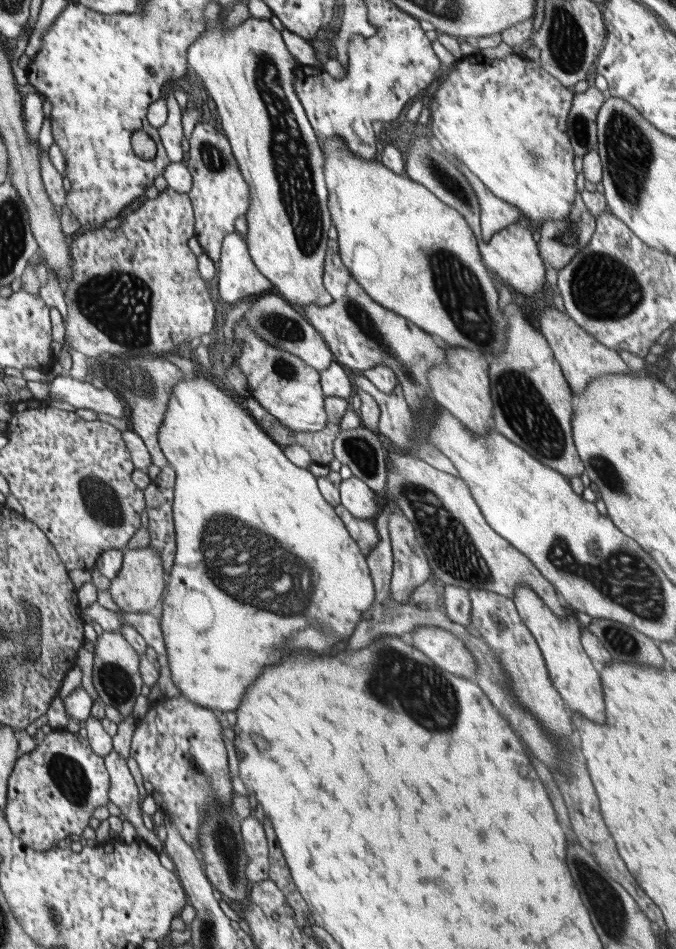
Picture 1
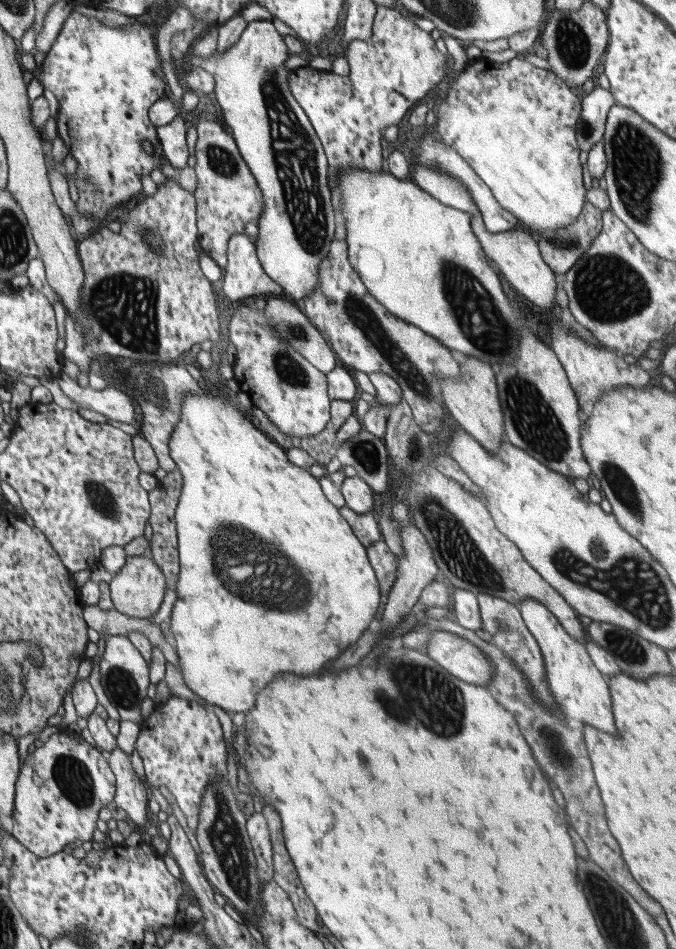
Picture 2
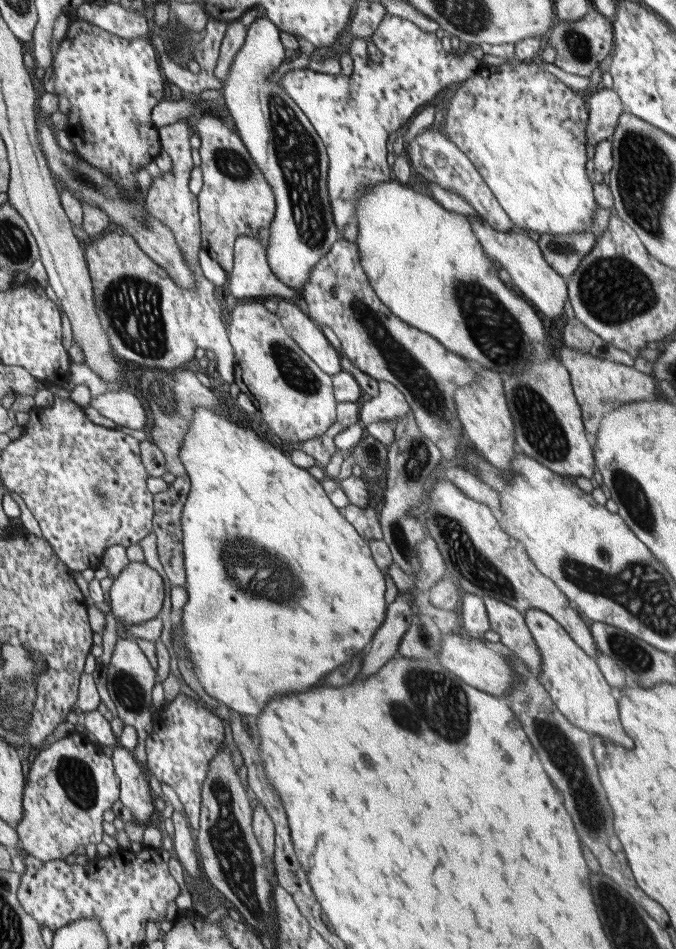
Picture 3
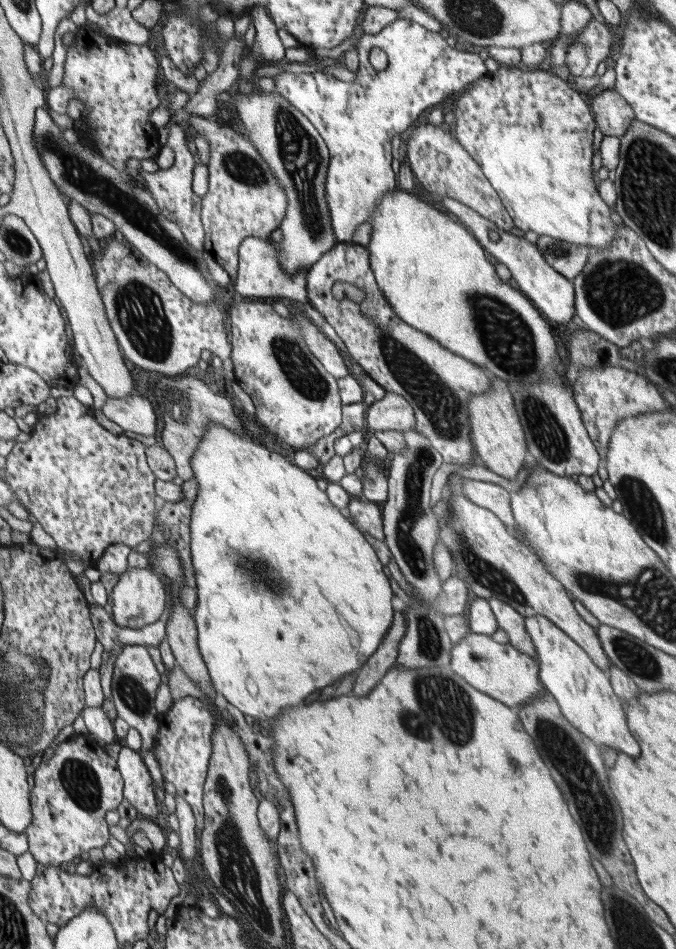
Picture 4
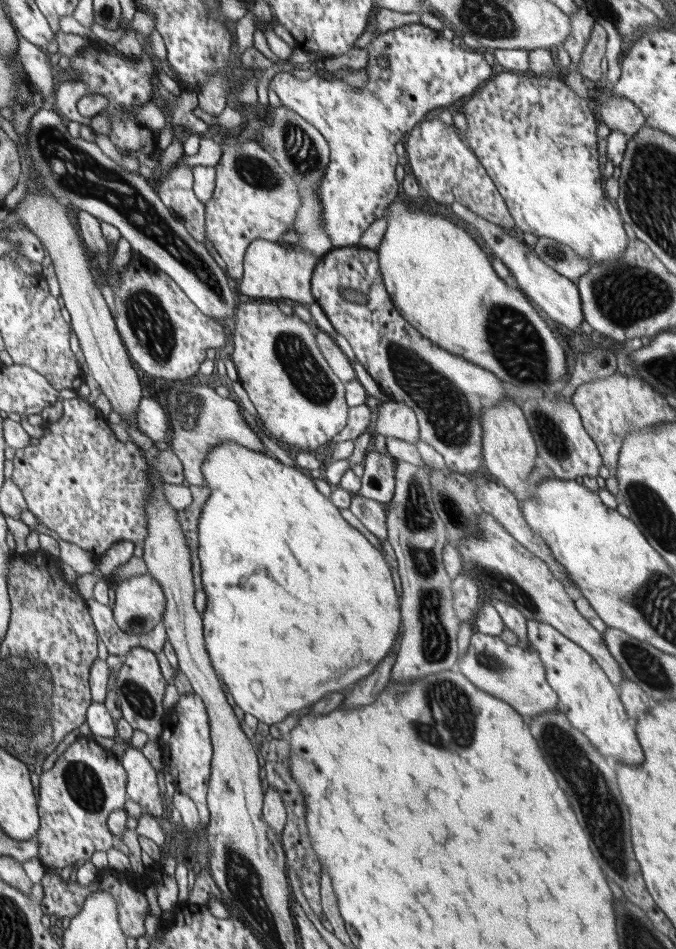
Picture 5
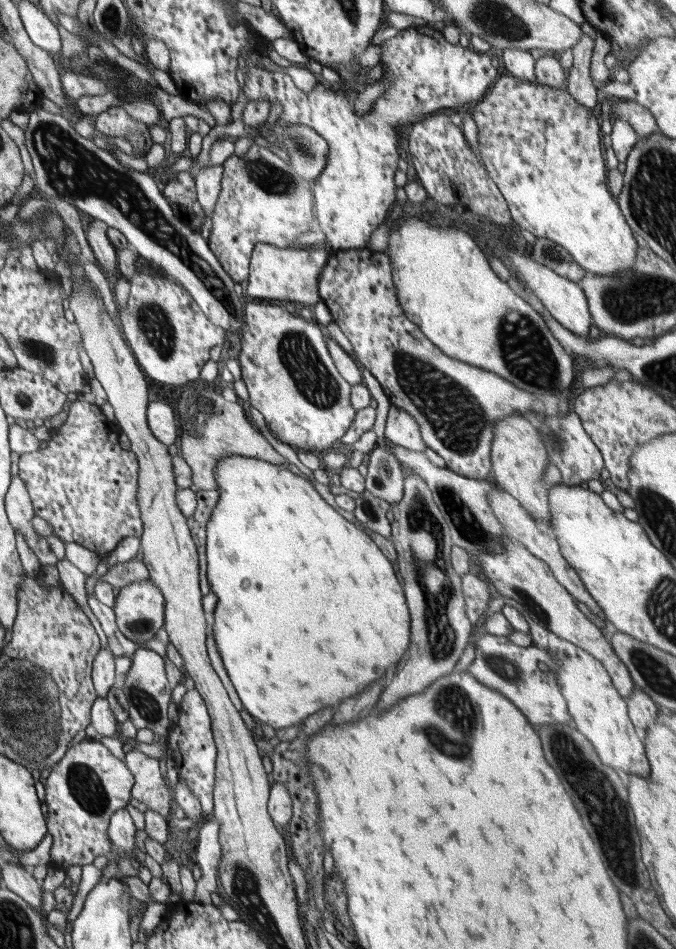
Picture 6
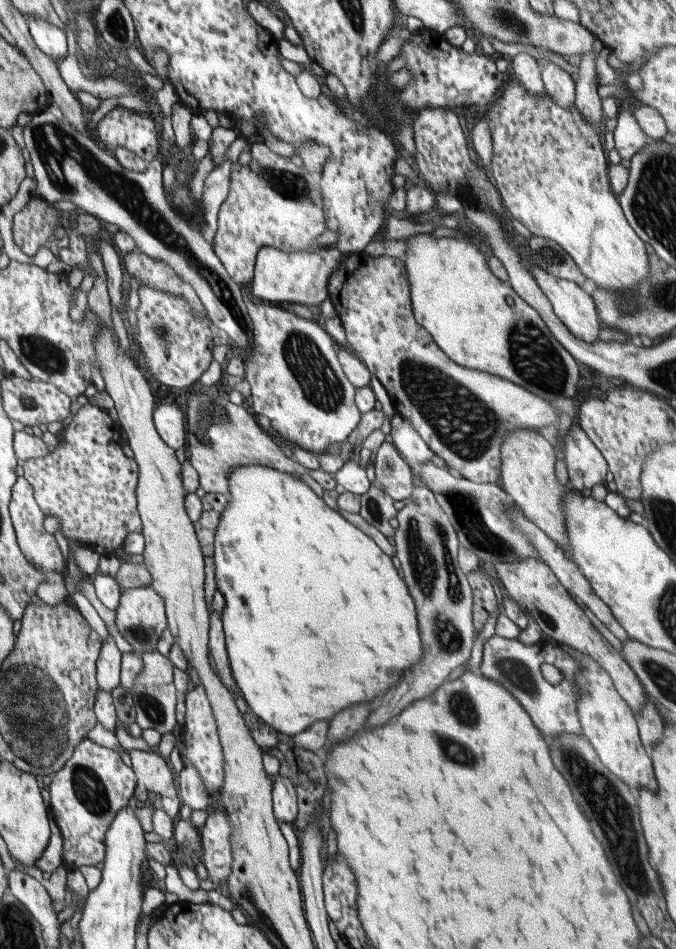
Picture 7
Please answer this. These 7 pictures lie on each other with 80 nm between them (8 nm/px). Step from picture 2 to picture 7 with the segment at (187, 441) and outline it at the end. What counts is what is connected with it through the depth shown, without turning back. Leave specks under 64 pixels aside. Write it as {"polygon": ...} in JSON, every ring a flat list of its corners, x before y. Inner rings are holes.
{"polygon":[[259,464,235,466,228,477,228,490,230,492,228,507,220,517,214,539,214,566,216,566,217,589,226,600,220,620,224,628,229,663,234,680,250,711,277,731,293,736,304,732,319,720,331,720,350,704,372,702,374,698,378,698,376,692,392,688,394,684,399,683,403,672,409,666,421,662,420,658,423,658,425,650,418,630,414,599,410,596,404,580,398,575,391,557,384,554,371,537,350,524,339,512,327,506,299,476,287,472,280,472]]}

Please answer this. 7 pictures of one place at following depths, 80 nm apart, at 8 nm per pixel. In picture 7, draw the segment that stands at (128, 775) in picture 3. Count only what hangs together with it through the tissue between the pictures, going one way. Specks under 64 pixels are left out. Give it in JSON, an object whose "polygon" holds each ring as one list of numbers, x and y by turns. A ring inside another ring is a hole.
{"polygon":[[132,749,129,751,132,770,137,776,135,796,149,806,163,808,175,821,182,805,174,782,174,773,159,752]]}

